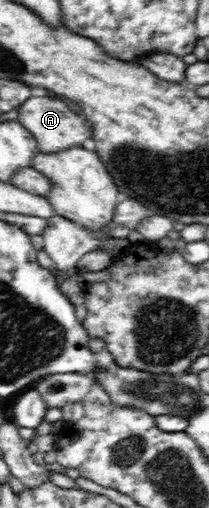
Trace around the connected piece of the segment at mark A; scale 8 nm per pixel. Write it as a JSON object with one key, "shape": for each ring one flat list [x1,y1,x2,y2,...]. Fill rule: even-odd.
{"shape":[[36,96,25,100,18,109,17,121,30,131,37,140,39,152,53,153,64,151,65,148,90,146,93,125,81,113,74,113,64,101,58,97]]}

